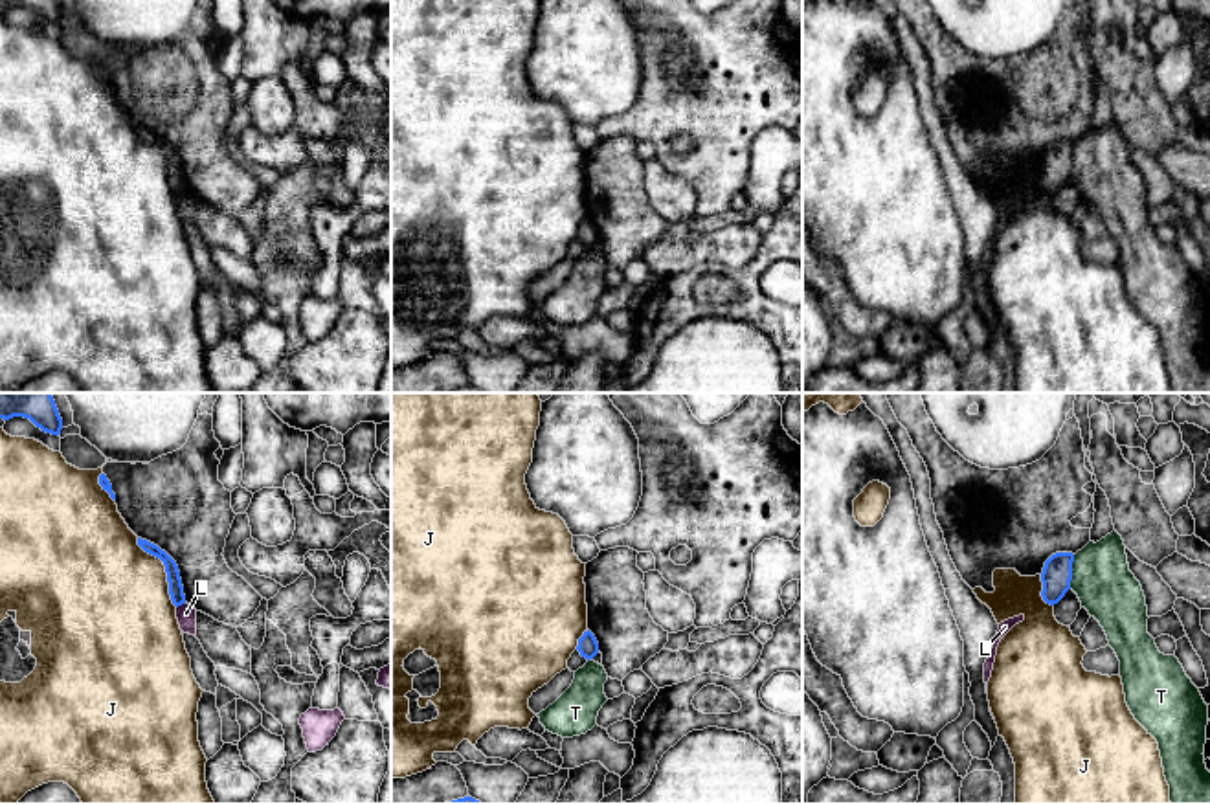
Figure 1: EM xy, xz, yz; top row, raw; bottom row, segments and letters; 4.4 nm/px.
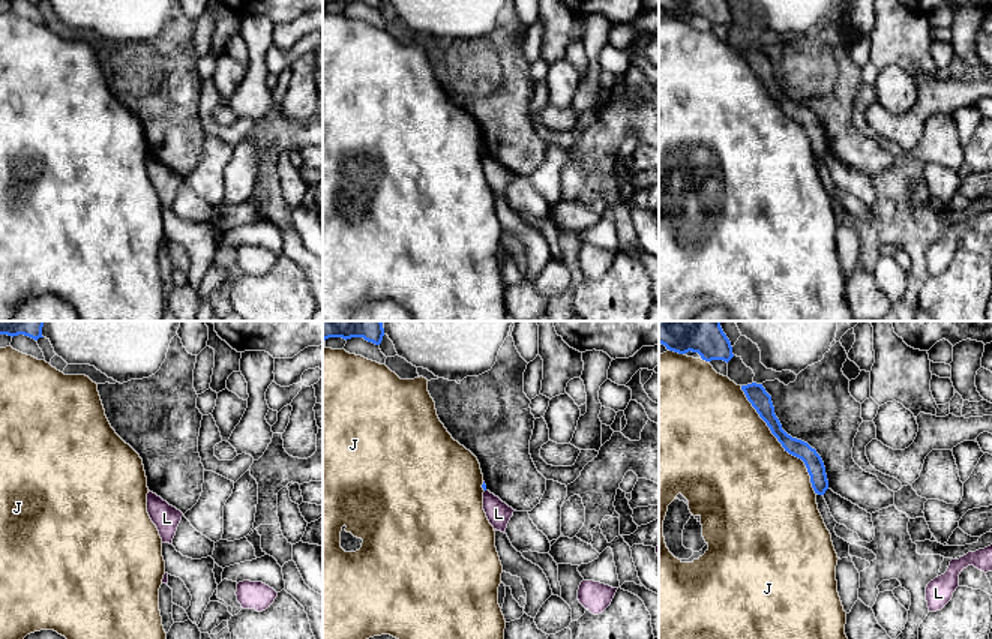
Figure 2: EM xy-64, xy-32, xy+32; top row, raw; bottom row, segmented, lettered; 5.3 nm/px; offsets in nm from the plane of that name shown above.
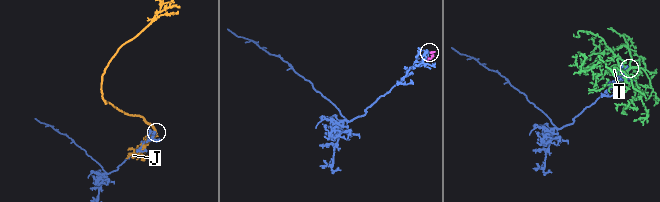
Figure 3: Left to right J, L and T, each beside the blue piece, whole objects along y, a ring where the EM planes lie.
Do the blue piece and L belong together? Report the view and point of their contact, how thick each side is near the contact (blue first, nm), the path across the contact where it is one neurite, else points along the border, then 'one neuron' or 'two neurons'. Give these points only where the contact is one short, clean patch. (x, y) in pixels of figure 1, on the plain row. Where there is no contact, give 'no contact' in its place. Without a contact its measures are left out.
meets blue in xy at (180, 193); 60 nm thick on the blue side, 90 nm on the other; border along xy (186, 191), (177, 197); two neurons

